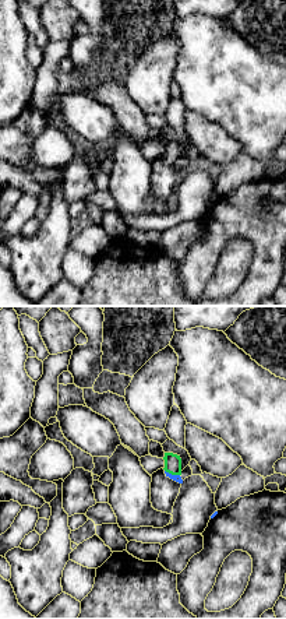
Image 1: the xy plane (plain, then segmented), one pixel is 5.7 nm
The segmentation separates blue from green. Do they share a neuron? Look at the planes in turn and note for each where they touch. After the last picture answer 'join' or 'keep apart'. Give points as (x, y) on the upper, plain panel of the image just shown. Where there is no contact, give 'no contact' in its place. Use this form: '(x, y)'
(170, 161)

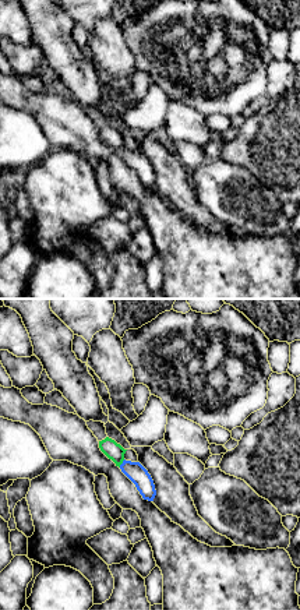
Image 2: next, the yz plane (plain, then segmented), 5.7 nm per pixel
(122, 151)

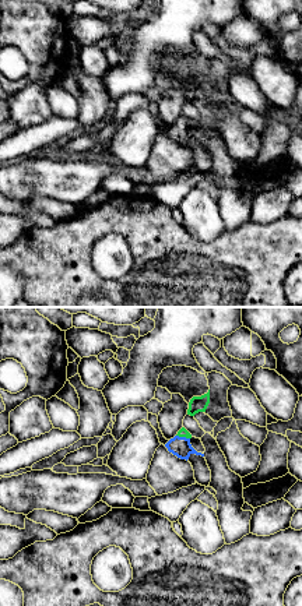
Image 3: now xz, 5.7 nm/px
(183, 124)

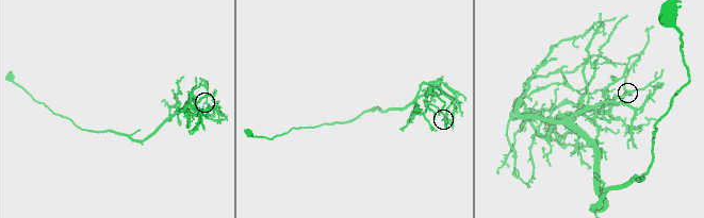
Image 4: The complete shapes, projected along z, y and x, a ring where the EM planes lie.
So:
join

